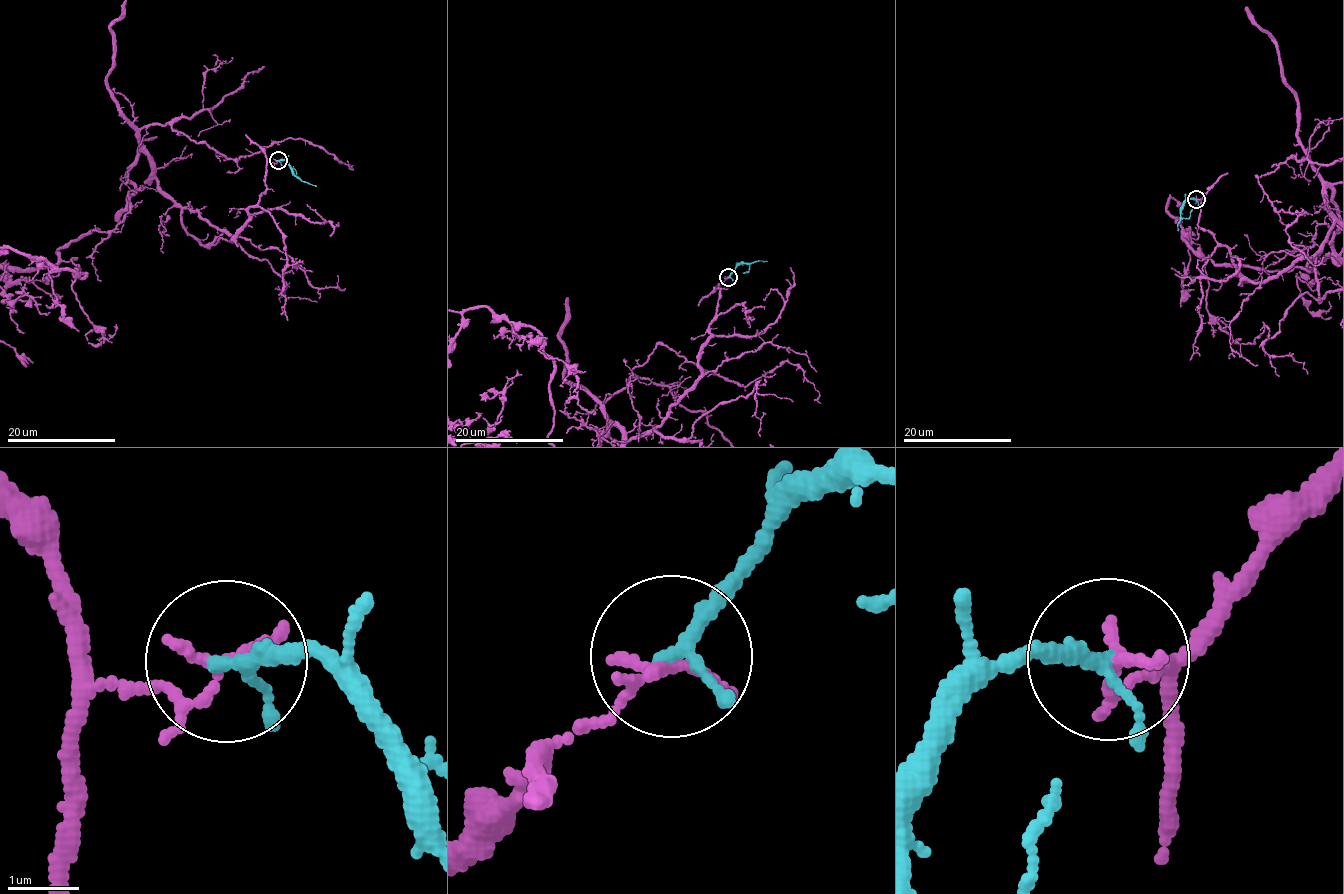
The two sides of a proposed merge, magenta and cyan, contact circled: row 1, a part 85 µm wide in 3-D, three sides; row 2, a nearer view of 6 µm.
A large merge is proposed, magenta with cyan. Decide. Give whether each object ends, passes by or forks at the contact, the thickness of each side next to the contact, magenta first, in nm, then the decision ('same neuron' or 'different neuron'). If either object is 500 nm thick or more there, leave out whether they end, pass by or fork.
magenta passes by | cyan passes by | 130/170 nm | different neuron

